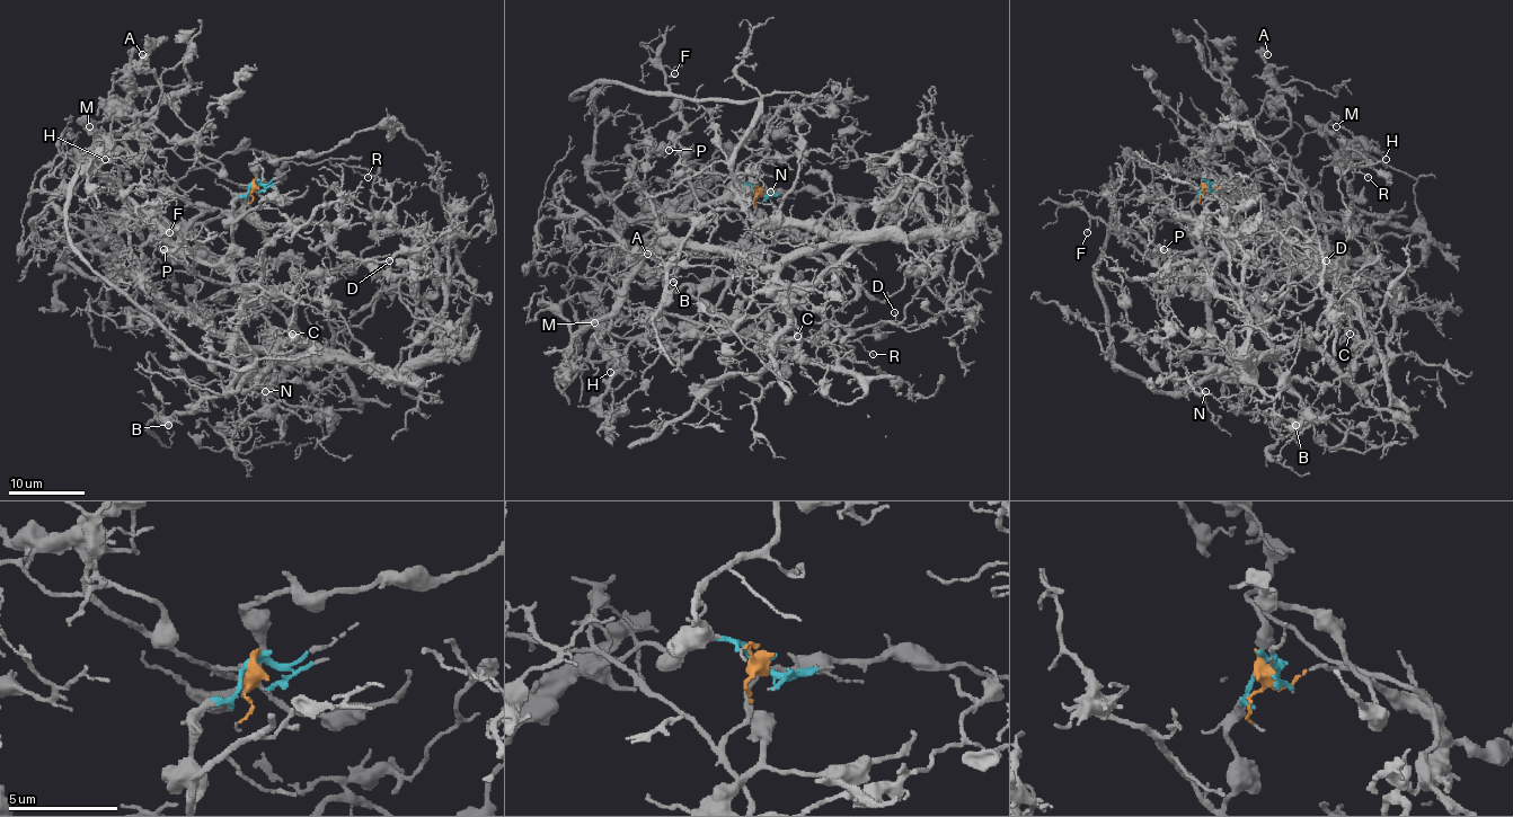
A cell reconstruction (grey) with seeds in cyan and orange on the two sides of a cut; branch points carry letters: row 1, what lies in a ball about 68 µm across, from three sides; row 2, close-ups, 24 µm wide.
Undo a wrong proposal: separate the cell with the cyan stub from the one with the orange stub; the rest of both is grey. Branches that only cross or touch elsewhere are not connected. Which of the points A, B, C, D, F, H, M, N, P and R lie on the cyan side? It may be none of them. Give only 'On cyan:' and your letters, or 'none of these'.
On cyan: B, F, N, P

